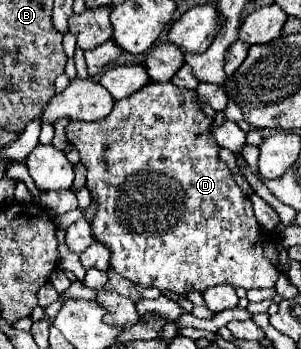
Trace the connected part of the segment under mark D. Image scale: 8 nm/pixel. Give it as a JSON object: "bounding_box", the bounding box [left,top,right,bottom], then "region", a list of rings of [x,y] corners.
{"bounding_box":[67,82,279,296],"region":[[[149,82],[147,86],[143,86],[139,92],[131,94],[129,98],[115,102],[113,112],[107,118],[93,120],[93,122],[71,120],[67,126],[67,138],[77,148],[79,156],[81,156],[81,164],[87,166],[87,188],[99,202],[97,216],[91,222],[91,230],[111,250],[111,260],[109,260],[111,268],[117,274],[121,274],[123,278],[127,278],[143,288],[159,288],[161,292],[167,290],[167,292],[173,292],[179,296],[187,296],[191,292],[203,294],[207,288],[217,286],[217,284],[231,284],[231,286],[237,286],[237,288],[241,286],[241,288],[249,290],[249,288],[273,288],[277,282],[279,270],[273,266],[273,262],[269,258],[265,258],[265,244],[275,242],[277,234],[263,230],[263,226],[257,222],[257,218],[253,214],[253,204],[251,204],[249,196],[235,182],[231,168],[223,160],[219,160],[217,142],[213,136],[209,136],[212,123],[213,118],[203,114],[203,110],[199,108],[195,90],[183,90],[183,88],[175,86],[173,82],[165,82],[165,84]]]}

